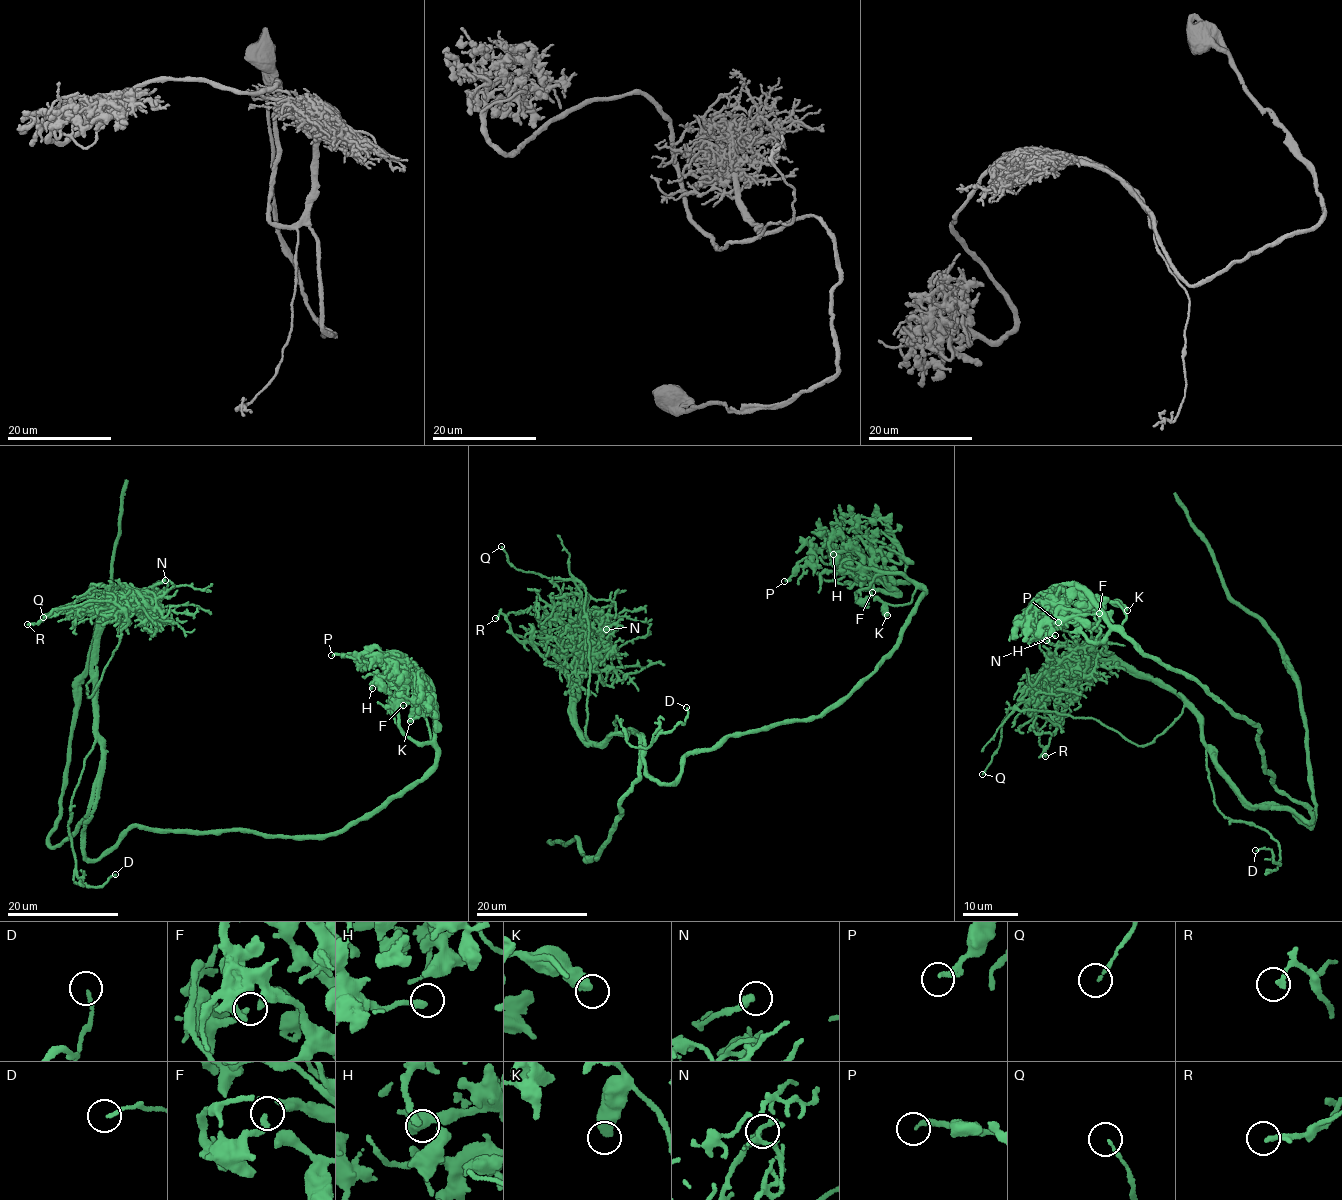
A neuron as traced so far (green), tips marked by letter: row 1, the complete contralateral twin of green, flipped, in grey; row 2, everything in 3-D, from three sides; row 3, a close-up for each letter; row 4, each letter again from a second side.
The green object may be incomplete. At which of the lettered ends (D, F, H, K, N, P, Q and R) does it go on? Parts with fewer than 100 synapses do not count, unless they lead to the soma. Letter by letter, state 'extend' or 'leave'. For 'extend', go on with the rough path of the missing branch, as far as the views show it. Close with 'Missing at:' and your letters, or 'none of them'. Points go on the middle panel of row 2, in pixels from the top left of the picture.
D: leave
F: leave
H: leave
K: leave
N: leave
P: leave
Q: leave
R: leave
Missing at: none of them

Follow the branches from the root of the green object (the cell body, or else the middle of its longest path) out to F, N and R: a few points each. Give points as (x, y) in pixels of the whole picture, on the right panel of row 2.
F: (1276, 789), (1257, 723), (1142, 655), (1121, 631), (1099, 643), (1099, 613)
N: (1276, 789), (1303, 802), (1311, 821), (1249, 805), (1214, 761), (1202, 716), (1190, 702), (1113, 657), (1046, 640)
R: (1276, 789), (1303, 802), (1311, 821), (1249, 805), (1214, 761), (1190, 702), (1115, 666), (1083, 667), (1045, 756)

